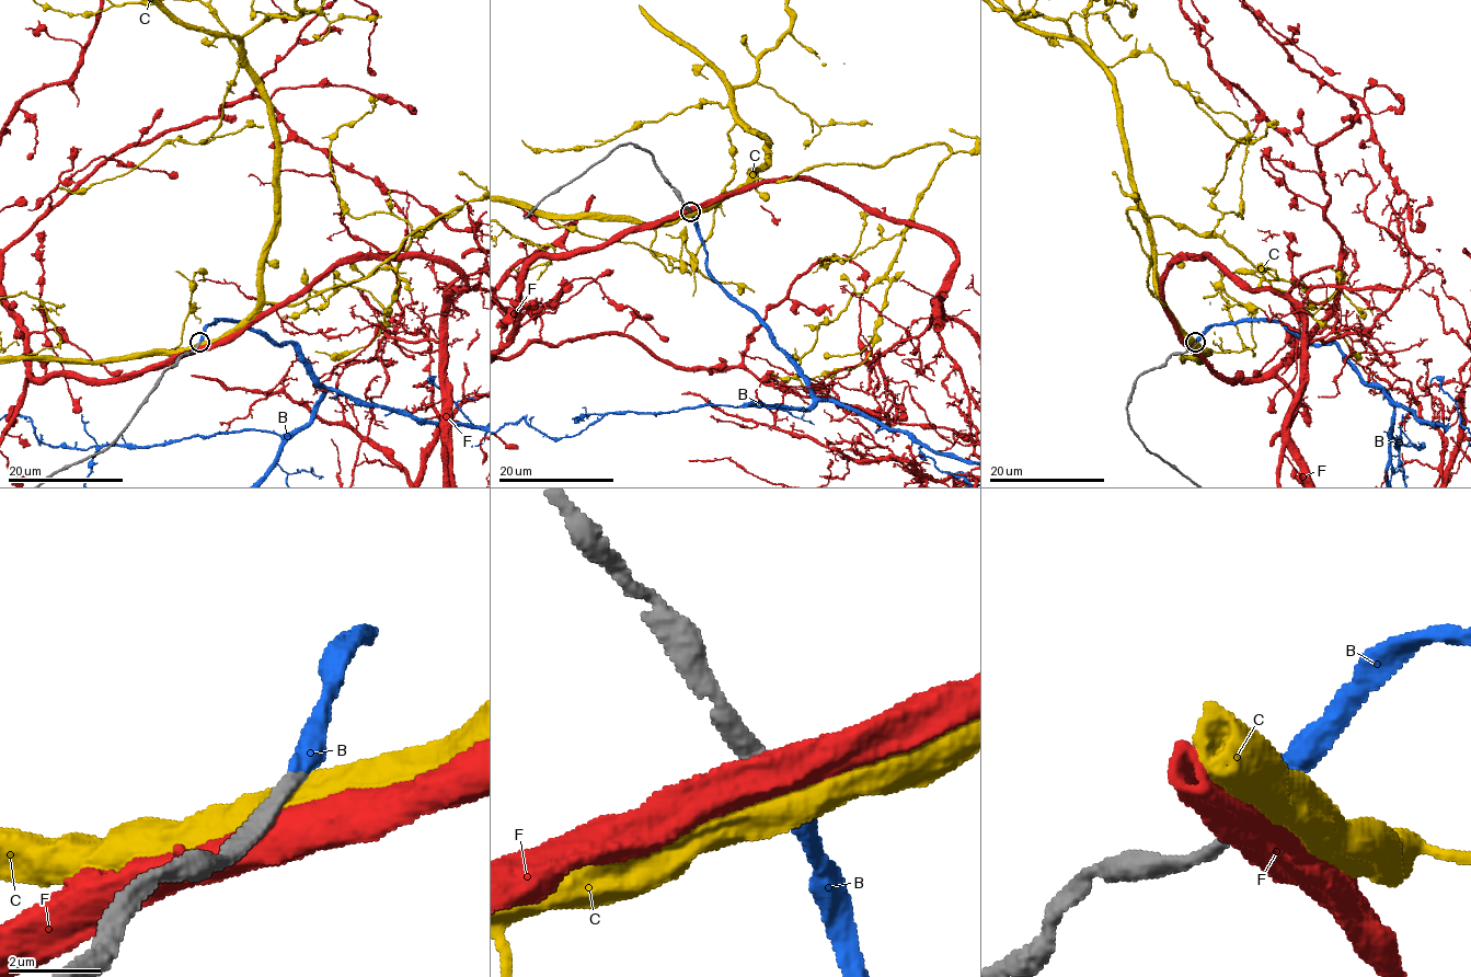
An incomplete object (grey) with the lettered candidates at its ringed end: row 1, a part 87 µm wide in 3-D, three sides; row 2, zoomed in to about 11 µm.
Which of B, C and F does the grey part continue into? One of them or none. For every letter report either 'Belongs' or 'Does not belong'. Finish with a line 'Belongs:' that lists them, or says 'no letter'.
B: Belongs
C: Does not belong
F: Does not belong
Belongs: B

